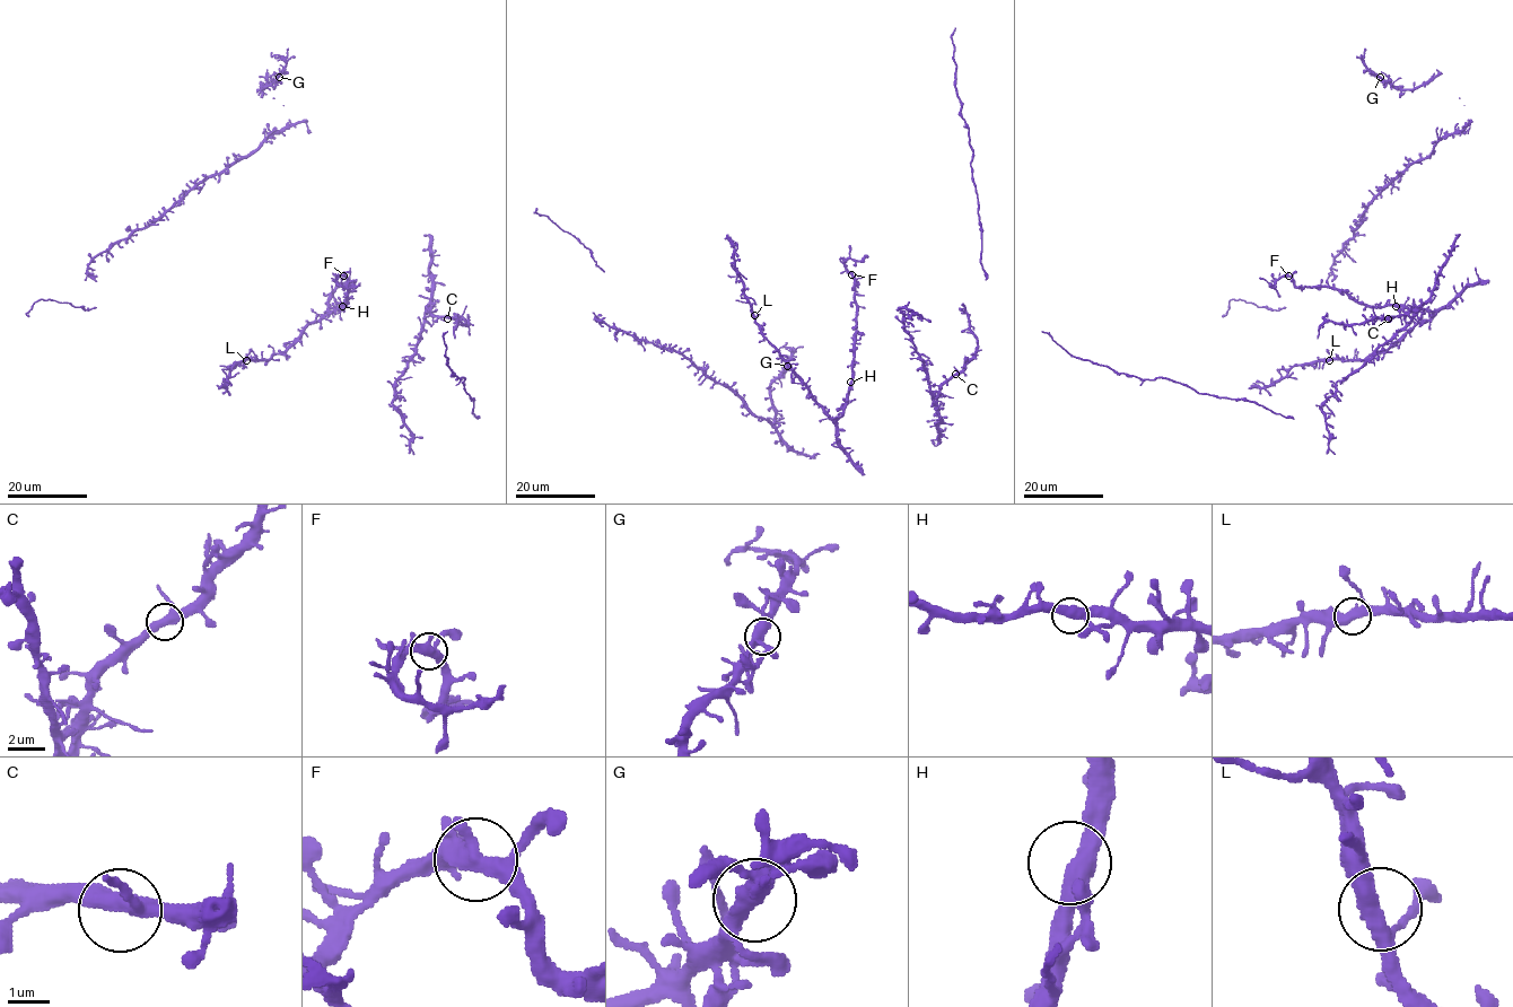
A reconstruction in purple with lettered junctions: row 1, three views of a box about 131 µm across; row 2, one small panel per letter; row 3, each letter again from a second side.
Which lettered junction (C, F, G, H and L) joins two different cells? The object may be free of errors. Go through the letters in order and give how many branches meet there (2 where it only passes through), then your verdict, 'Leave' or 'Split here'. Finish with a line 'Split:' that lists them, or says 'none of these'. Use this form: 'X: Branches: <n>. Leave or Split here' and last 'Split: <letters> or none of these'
C: Branches: 3. Leave
F: Branches: 3. Leave
G: Branches: 3. Leave
H: Branches: 3. Leave
L: Branches: 3. Leave
Split: none of these

